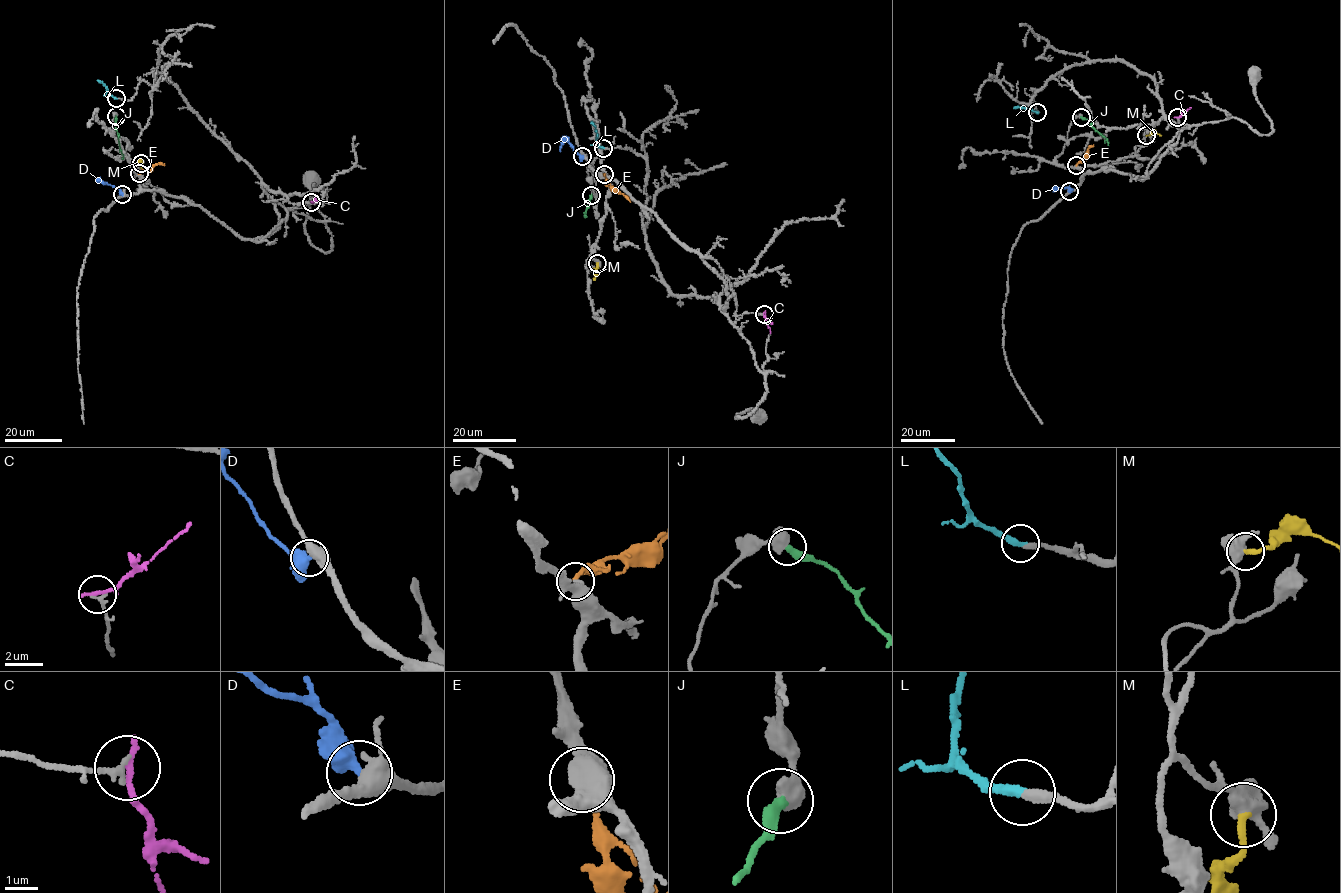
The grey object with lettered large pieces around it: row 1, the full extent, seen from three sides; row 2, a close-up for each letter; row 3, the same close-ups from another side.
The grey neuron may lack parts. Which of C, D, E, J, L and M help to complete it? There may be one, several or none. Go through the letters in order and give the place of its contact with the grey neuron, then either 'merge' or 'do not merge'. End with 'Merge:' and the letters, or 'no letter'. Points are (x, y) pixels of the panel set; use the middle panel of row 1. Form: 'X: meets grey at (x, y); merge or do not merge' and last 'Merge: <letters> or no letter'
C: meets grey at (764, 314); do not merge
D: meets grey at (582, 156); do not merge
E: meets grey at (604, 174); merge
J: meets grey at (591, 195); do not merge
L: meets grey at (603, 148); merge
M: meets grey at (597, 263); do not merge
Merge: E, L

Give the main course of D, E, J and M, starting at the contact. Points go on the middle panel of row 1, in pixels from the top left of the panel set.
D: (583, 156), (565, 137), (559, 150)
E: (604, 174), (606, 183), (630, 201)
J: (591, 195), (584, 215)
M: (598, 263), (594, 279)

